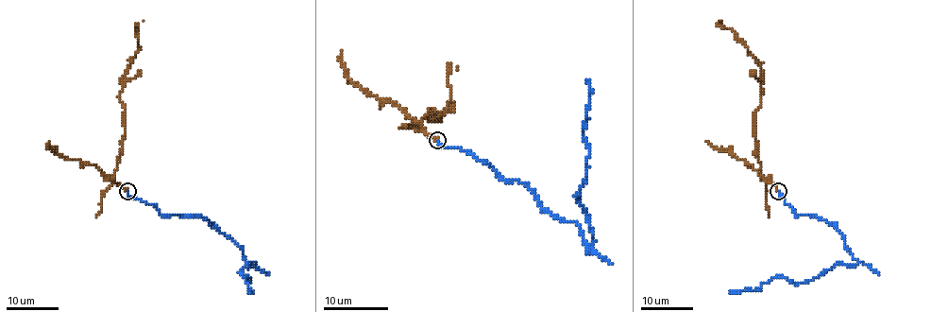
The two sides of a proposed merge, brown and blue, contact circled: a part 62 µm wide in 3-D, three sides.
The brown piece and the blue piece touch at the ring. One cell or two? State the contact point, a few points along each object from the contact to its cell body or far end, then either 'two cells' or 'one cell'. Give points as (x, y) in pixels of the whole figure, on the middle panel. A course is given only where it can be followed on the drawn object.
(437, 140) | brown via (437, 140), (421, 121), (433, 110), (428, 119), (435, 119), (451, 101), (448, 67), (458, 69) | blue via (437, 140), (519, 181), (548, 213), (574, 220), (590, 245), (577, 198), (586, 172), (586, 78) | two cells

